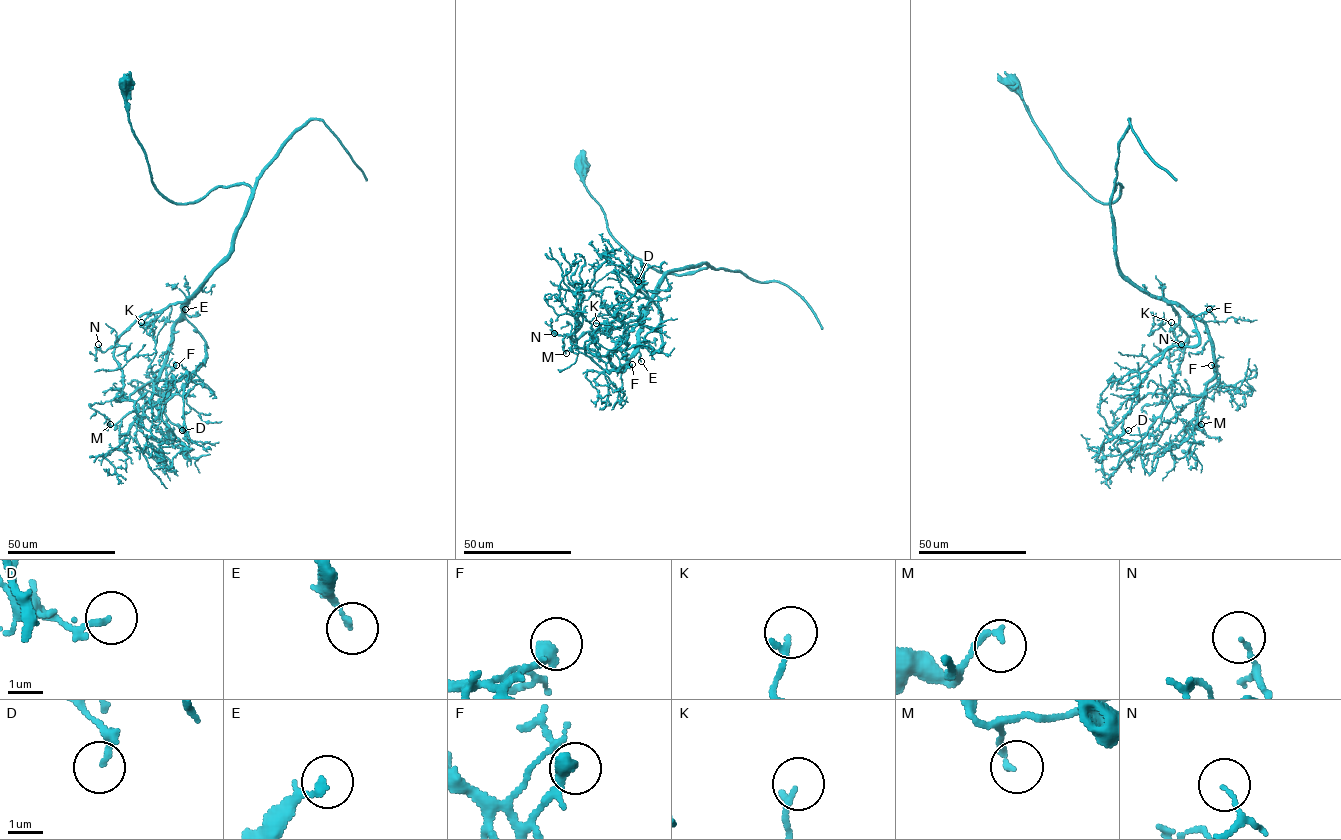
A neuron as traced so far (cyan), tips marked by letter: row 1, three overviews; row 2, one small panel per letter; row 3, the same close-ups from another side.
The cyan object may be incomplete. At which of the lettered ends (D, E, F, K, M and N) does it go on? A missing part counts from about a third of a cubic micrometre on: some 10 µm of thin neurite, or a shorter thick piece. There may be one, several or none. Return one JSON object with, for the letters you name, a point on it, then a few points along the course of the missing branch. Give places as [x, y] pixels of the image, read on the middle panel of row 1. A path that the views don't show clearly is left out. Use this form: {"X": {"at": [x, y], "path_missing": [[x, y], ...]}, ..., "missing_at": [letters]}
{"missing_at": []}

